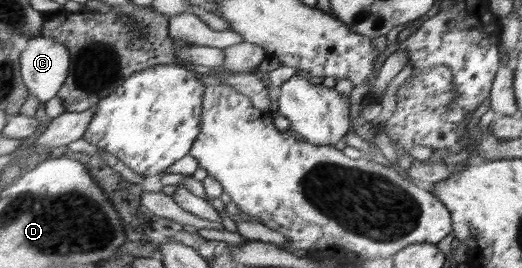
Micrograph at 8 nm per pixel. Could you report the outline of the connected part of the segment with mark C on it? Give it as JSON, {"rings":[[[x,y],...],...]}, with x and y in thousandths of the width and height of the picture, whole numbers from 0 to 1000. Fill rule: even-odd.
{"rings":[[[63,134],[38,201],[38,272],[56,351],[88,381],[105,362],[132,269],[132,187],[102,142]]]}

